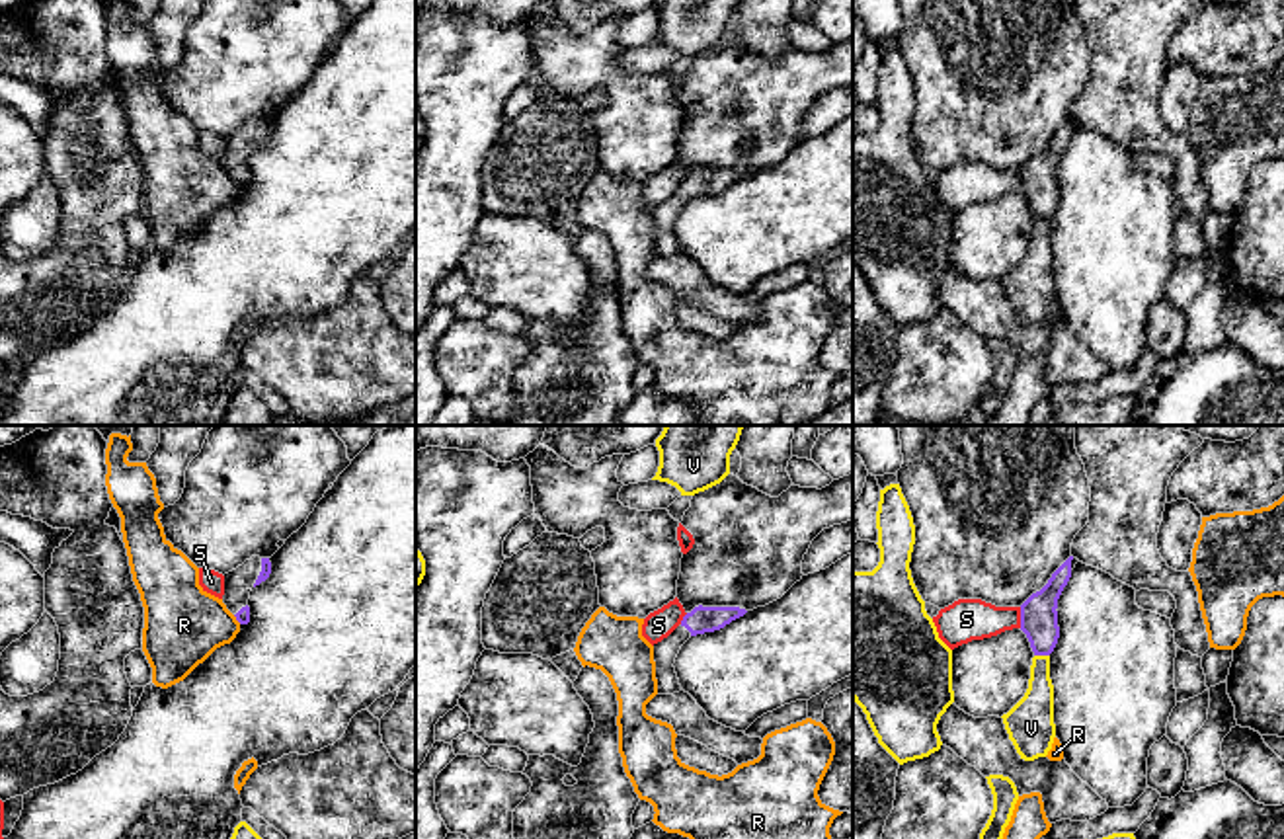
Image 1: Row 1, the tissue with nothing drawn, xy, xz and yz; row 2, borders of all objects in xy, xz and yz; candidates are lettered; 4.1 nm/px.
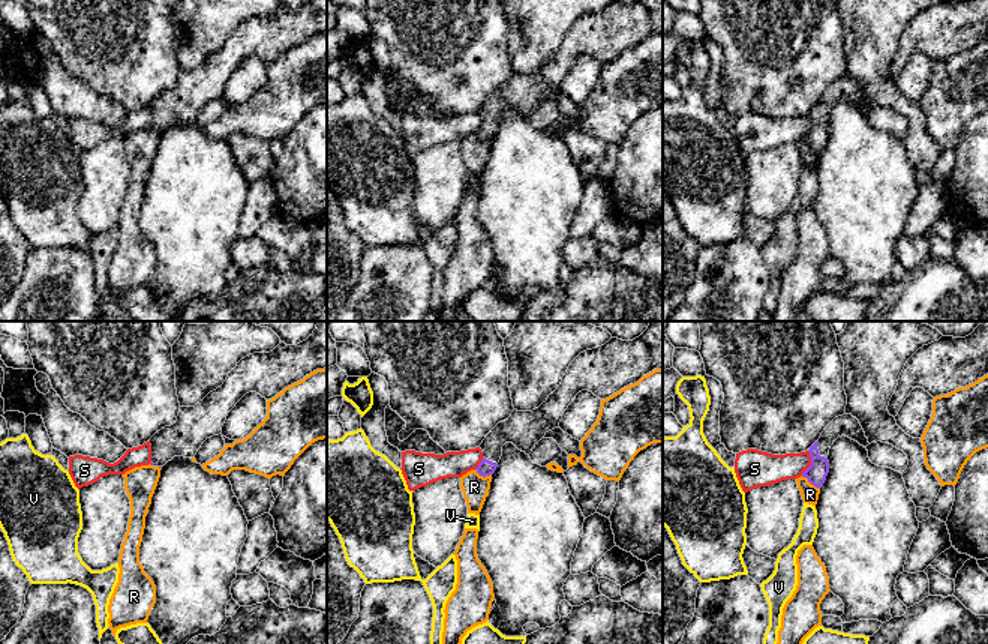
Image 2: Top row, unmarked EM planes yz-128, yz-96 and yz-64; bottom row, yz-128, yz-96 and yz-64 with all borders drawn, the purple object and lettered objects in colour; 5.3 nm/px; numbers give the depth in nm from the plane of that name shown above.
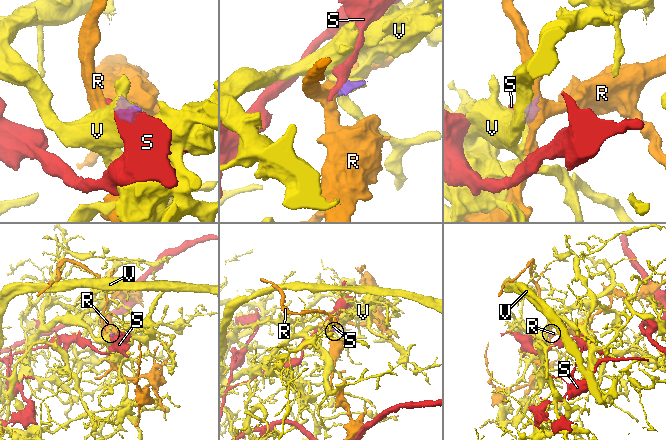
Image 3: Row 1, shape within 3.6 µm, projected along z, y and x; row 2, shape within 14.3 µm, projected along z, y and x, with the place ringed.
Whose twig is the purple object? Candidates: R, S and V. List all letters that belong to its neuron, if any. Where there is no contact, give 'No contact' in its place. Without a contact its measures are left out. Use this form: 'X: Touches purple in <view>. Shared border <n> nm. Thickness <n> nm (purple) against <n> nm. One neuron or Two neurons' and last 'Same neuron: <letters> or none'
R: Touches purple in xy. Shared border 50 nm. Thickness 60 nm (purple) against 320 nm. Two neurons
S: Touches purple in yz. Shared border 90 nm. Thickness 160 nm (purple) against 180 nm. Two neurons
V: Touches purple in yz. Shared border 60 nm. Thickness 160 nm (purple) against 160 nm. Two neurons
Same neuron: none

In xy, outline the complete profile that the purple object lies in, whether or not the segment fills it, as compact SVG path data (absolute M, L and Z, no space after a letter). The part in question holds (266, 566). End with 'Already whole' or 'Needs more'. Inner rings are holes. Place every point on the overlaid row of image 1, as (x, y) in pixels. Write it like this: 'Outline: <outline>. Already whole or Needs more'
Outline: M252 556L236 570L224 574L222 603L236 617L240 624L250 622L250 591L265 581L271 574L269 558Z. Needs more

